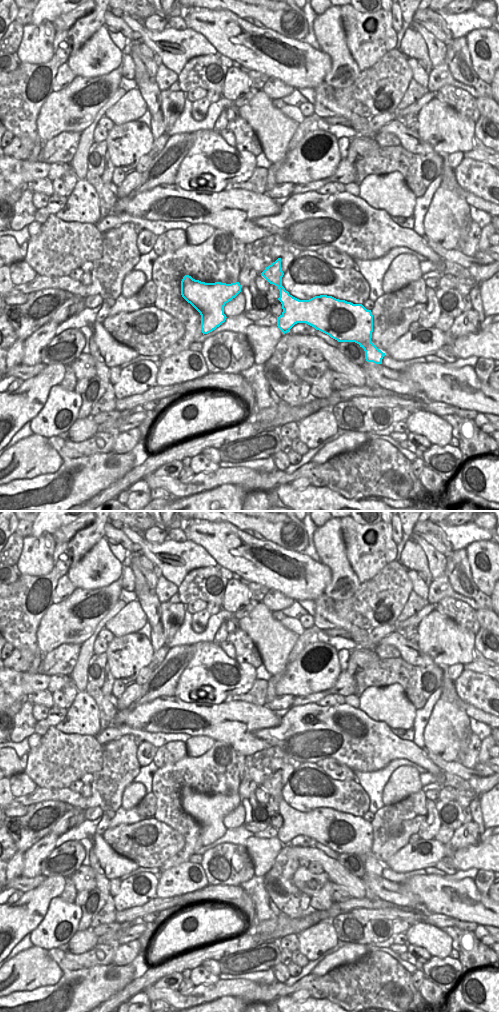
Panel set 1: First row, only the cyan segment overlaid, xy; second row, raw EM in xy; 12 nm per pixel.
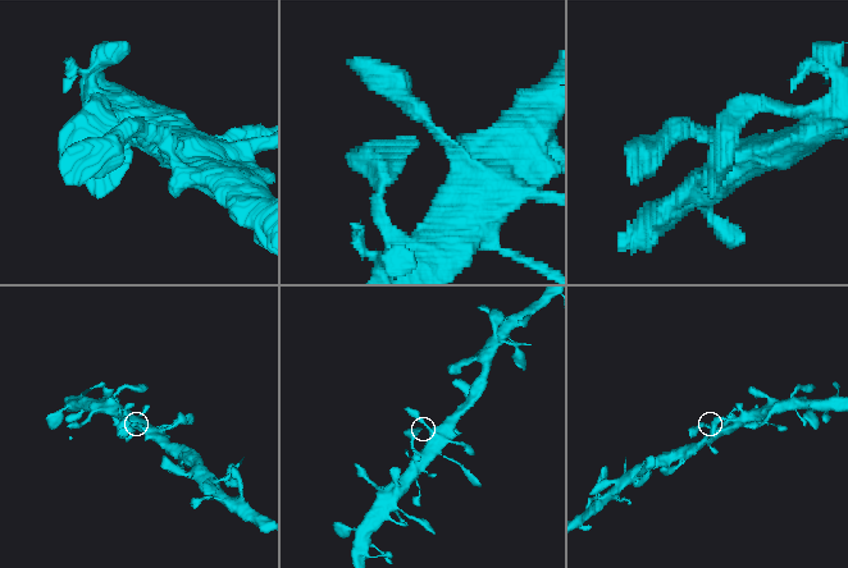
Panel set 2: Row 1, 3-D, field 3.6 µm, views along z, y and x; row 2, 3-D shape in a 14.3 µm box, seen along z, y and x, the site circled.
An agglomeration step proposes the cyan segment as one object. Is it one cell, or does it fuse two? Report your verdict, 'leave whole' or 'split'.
leave whole

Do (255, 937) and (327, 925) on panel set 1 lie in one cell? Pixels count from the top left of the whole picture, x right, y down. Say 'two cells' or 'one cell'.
two cells

